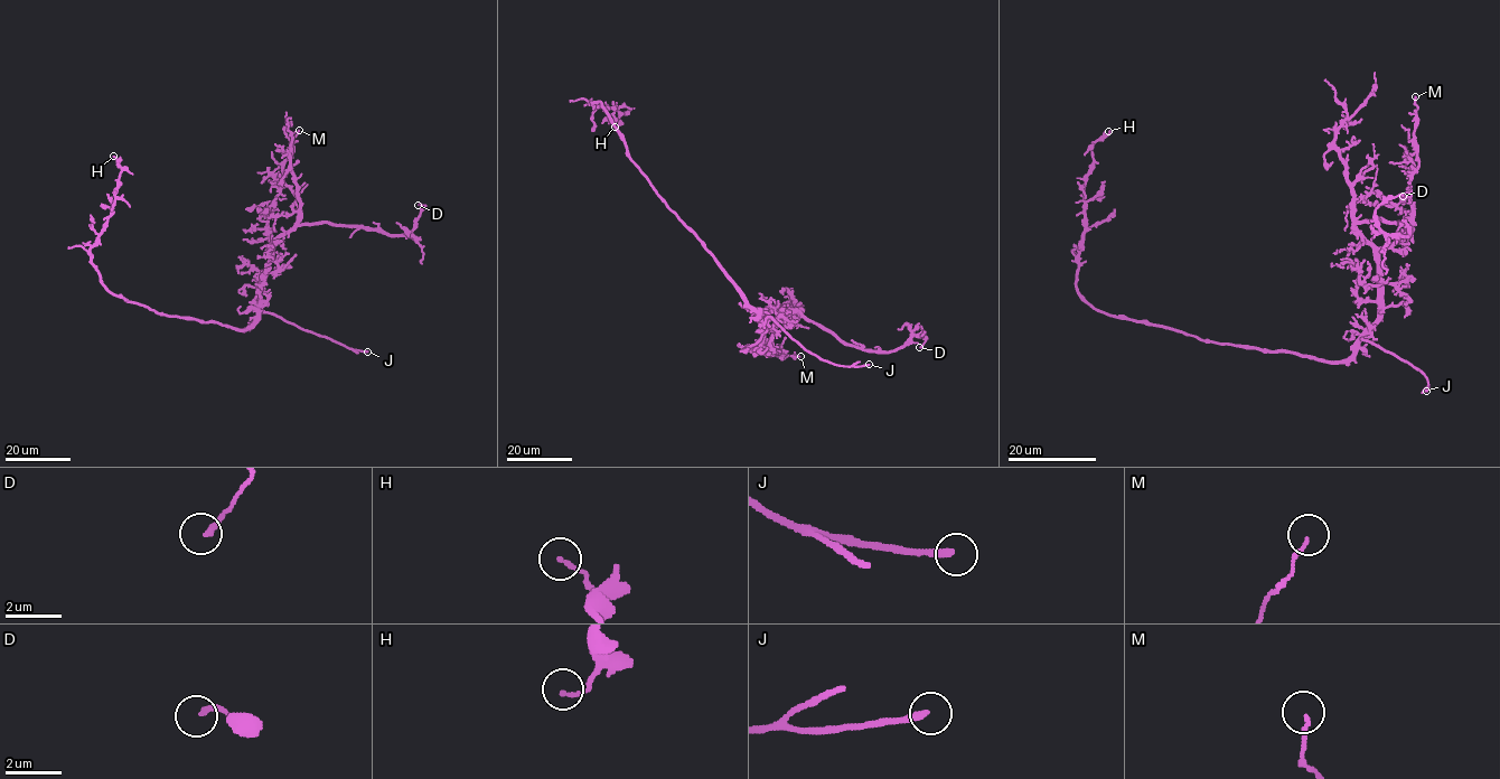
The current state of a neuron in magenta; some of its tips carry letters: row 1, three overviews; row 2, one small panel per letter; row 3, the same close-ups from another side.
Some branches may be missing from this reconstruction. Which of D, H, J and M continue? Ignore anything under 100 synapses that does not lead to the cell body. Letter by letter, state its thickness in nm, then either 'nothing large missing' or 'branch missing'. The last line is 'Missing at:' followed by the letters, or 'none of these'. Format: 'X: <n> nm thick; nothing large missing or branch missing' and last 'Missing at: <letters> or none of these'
D: 180 nm thick; nothing large missing
H: 120 nm thick; nothing large missing
J: 240 nm thick; branch missing
M: 130 nm thick; nothing large missing
Missing at: J

